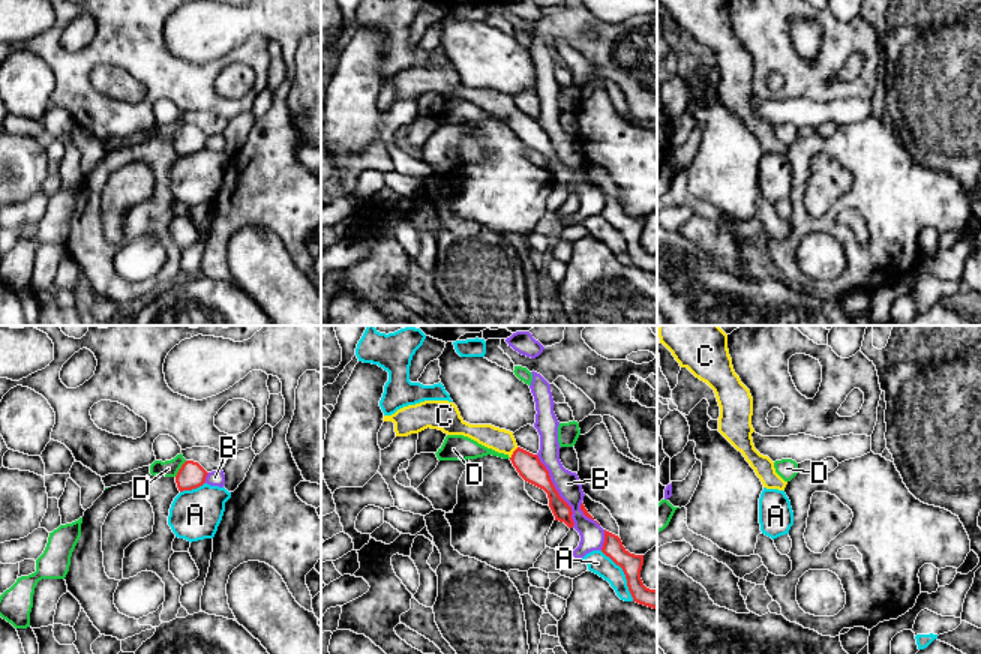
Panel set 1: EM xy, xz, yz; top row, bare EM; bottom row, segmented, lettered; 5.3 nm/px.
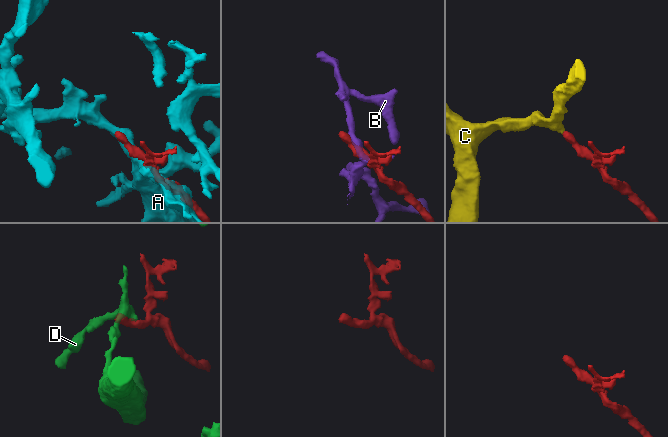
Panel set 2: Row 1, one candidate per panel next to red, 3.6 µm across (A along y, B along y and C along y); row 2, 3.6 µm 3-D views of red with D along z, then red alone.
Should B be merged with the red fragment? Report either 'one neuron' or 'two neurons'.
two neurons

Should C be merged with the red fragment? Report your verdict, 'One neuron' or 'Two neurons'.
One neuron

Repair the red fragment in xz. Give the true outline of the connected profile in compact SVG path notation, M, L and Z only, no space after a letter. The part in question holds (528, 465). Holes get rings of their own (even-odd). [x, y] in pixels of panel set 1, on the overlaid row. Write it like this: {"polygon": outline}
{"polygon": "M424 400L408 405L392 416L384 416L382 420L394 423L396 436L408 436L430 428L442 430L447 435L468 436L488 448L507 454L525 482L548 494L555 520L573 528L572 507L560 496L549 471L540 462L538 456L520 448L516 444L513 432L492 424L470 424L460 417L458 406L448 400Z"}

